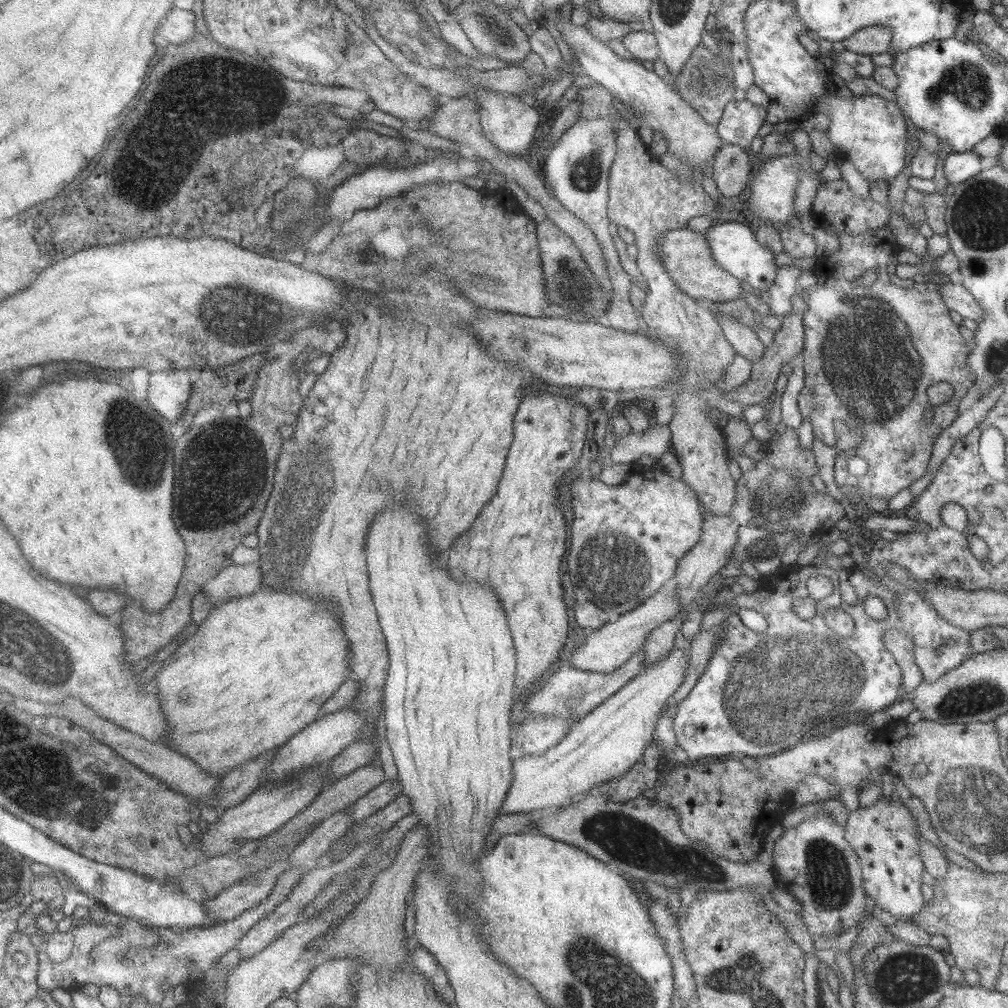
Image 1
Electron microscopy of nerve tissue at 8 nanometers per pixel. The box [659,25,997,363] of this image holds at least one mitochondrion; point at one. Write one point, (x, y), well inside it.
(968, 84)

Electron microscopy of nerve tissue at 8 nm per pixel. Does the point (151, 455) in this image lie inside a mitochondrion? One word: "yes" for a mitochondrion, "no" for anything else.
yes

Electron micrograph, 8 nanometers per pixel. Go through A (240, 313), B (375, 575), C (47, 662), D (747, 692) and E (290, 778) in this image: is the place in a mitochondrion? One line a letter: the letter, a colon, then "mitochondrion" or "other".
A: mitochondrion
B: other
C: mitochondrion
D: mitochondrion
E: other

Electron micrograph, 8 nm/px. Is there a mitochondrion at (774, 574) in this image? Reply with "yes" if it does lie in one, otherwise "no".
no

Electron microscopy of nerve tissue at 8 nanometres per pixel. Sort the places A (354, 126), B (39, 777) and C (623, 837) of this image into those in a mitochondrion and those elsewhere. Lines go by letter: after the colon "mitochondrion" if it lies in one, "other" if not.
A: other
B: mitochondrion
C: mitochondrion

